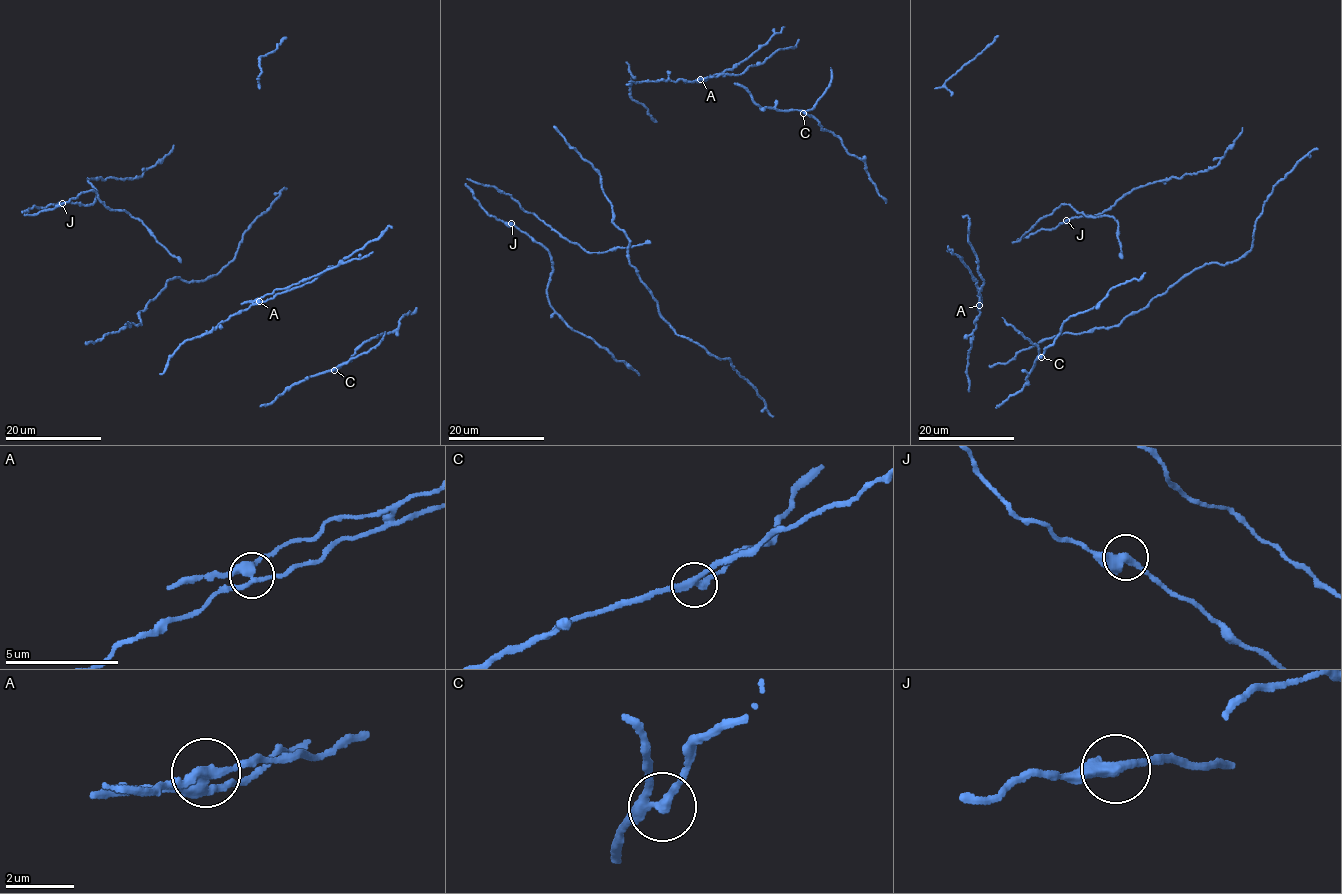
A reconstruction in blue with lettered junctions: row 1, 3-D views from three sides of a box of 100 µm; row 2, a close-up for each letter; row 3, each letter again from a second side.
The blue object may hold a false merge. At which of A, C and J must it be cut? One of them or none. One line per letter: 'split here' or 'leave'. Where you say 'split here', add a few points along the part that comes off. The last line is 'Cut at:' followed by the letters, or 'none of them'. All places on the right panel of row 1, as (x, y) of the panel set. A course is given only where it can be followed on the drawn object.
A: split here | (979, 305), (981, 300), (975, 284), (977, 281), (948, 245)
C: leave
J: leave
Cut at: A

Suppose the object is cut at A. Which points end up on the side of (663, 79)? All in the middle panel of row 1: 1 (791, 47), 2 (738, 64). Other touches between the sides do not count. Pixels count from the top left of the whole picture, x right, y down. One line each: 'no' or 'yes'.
1: yes
2: no

